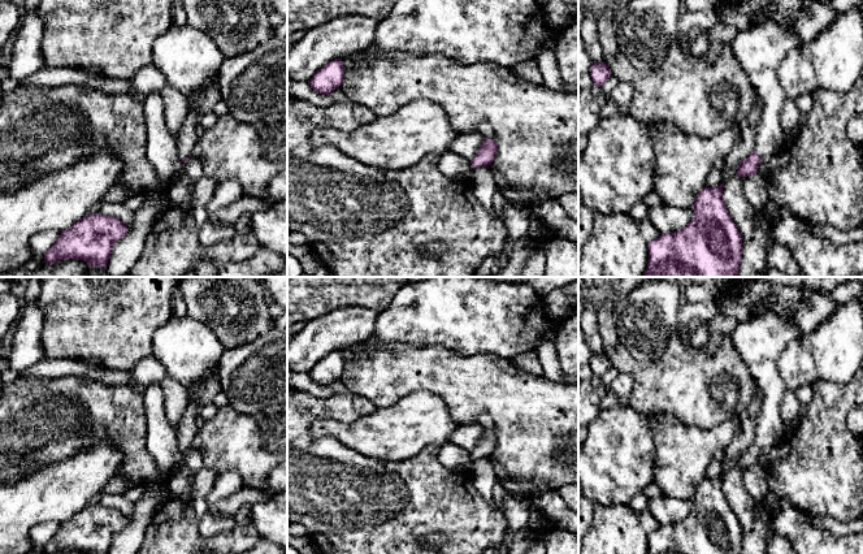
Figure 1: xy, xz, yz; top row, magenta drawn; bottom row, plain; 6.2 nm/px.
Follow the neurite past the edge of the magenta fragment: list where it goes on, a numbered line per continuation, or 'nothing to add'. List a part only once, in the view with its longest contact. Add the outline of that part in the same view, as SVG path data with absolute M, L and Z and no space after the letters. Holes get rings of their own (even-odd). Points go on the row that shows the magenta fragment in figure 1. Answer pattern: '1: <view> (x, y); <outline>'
1: xy (189, 59); M173 23L153 44L152 64L162 73L166 85L187 100L187 114L177 134L181 159L192 156L199 139L195 127L200 114L190 108L190 98L207 92L225 60L212 38L190 25Z

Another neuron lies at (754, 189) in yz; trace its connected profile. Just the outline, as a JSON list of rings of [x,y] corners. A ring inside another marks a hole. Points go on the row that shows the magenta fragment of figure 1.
[[[747,176],[743,178],[743,192],[753,207],[764,209],[769,200],[763,179],[758,176]]]

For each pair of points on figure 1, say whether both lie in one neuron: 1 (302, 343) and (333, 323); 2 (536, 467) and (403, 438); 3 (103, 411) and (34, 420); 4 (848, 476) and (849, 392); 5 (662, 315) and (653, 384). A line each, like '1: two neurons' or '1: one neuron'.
1: one neuron
2: two neurons
3: one neuron
4: one neuron
5: two neurons

